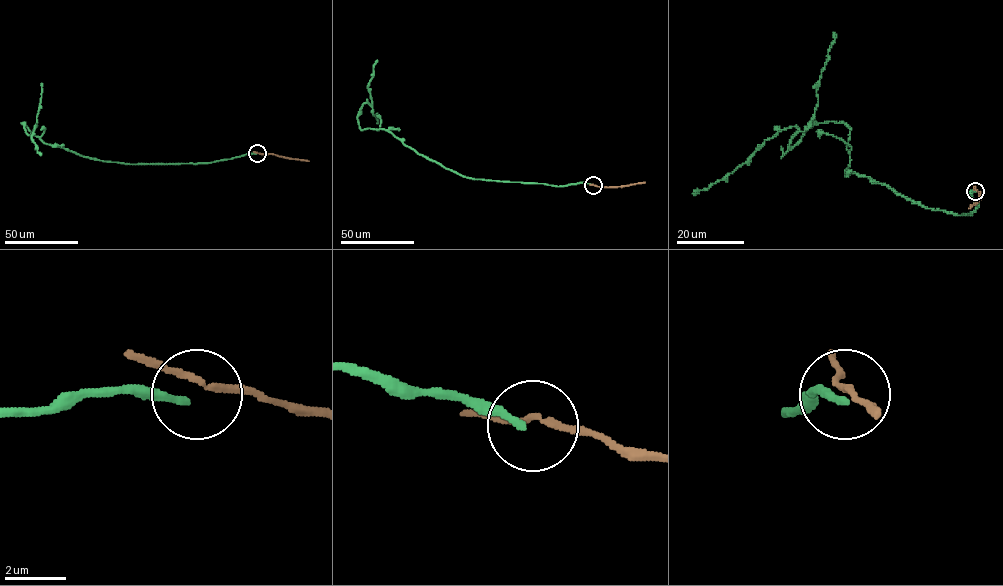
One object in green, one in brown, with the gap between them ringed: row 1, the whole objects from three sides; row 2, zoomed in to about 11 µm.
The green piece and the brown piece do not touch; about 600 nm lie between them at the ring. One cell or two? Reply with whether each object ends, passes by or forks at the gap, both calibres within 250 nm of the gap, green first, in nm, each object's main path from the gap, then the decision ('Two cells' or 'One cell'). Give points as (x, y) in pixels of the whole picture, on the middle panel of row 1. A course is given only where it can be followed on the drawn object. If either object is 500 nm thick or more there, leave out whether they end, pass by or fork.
At the ring green ends. At the ring brown passes by. Thickness 240 nm (green) against 190 nm. Course of green: (592, 185), (472, 179), (386, 130), (361, 130), (357, 116), (364, 103), (372, 106), (368, 85), (376, 60). Course of brown: (593, 185), (624, 186), (645, 182). Two cells

